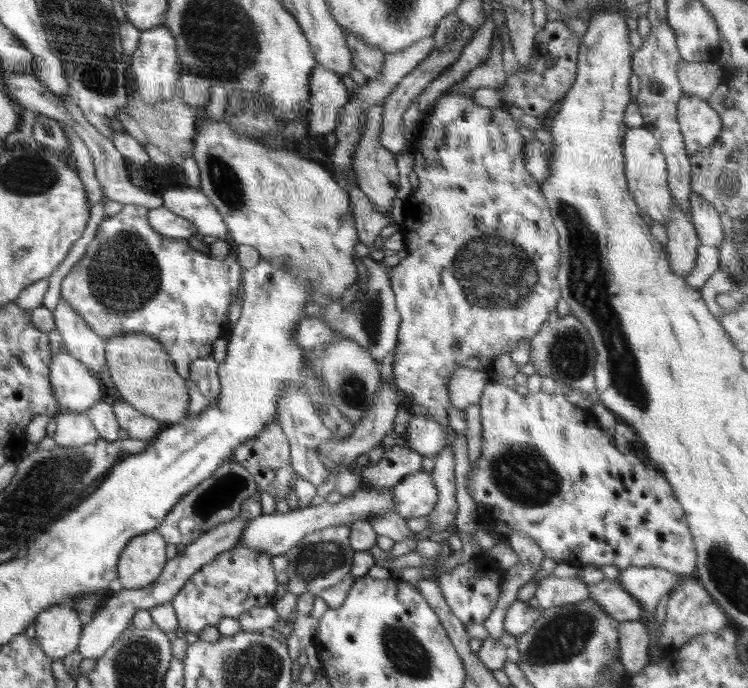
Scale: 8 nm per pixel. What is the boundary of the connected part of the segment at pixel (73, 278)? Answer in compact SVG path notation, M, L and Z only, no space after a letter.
M127 204L117 214L106 216L82 259L64 276L61 299L104 340L128 333L151 336L164 346L176 373L186 380L190 377L191 363L211 356L212 345L230 327L229 306L240 294L244 269L239 265L236 246L233 245L222 260L214 260L208 254L193 250L186 238L170 238L156 232L149 223L148 211L145 206Z

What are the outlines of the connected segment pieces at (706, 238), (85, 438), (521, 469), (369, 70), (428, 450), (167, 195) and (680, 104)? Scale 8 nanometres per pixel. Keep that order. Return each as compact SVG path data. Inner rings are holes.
M692 191L689 196L689 213L700 244L719 247L725 236L713 204Z
M61 413L56 418L56 431L52 436L56 446L84 446L100 438L85 414Z
M496 379L484 388L480 399L481 451L476 459L475 470L468 472L467 487L470 498L474 499L477 504L479 520L482 521L483 526L496 534L493 525L496 523L507 524L535 540L545 557L553 558L556 562L568 563L577 568L586 564L591 564L594 567L612 565L619 569L656 567L677 575L694 575L697 554L693 536L689 531L684 509L676 501L670 484L645 456L632 455L629 451L618 449L614 437L598 430L598 426L596 426L598 422L592 420L594 414L590 414L590 410L579 408L568 402L566 399L568 392L569 390L564 386L558 385L555 386L553 394L546 394L540 390L540 392L522 396Z
M345 31L345 39L352 55L353 68L360 70L368 80L375 77L383 67L385 55L381 50L371 47L357 34Z
M414 414L408 428L402 432L402 443L414 452L433 458L445 447L445 431L442 425Z
M199 187L168 190L162 194L162 200L164 207L196 224L197 234L230 241L222 215Z
M684 95L677 102L677 121L689 156L710 146L719 137L723 124L707 99Z

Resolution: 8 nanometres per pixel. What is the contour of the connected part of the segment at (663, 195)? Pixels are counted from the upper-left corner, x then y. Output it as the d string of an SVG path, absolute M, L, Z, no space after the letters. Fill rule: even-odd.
M644 127L631 128L625 132L622 150L624 152L627 185L637 207L654 222L666 228L674 201L667 184L666 160L660 151L658 140L650 130Z

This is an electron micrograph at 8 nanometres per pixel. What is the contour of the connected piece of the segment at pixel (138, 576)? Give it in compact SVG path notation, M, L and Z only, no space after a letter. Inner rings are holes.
M157 530L131 538L117 562L117 578L122 589L139 589L153 583L168 559L166 545Z

